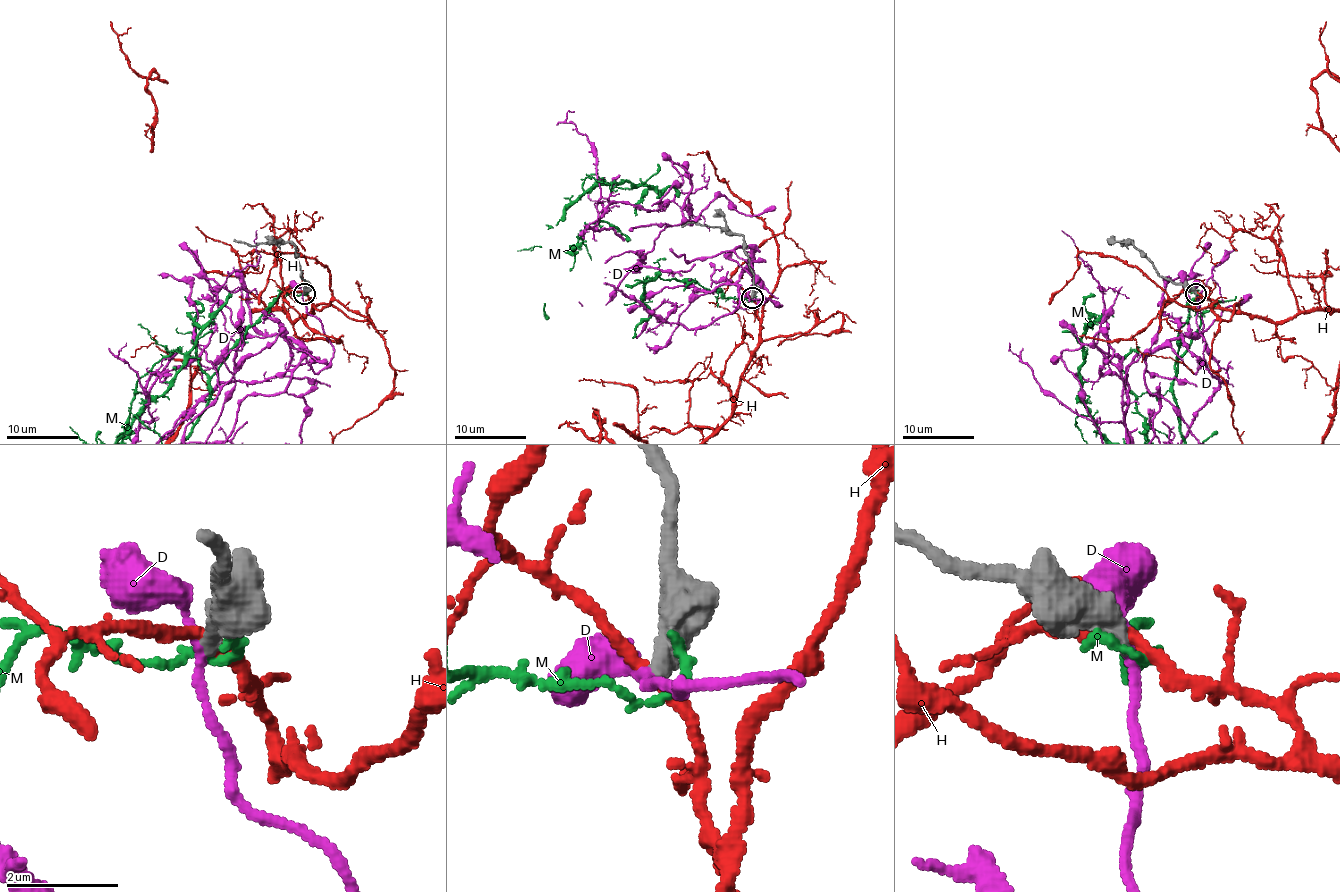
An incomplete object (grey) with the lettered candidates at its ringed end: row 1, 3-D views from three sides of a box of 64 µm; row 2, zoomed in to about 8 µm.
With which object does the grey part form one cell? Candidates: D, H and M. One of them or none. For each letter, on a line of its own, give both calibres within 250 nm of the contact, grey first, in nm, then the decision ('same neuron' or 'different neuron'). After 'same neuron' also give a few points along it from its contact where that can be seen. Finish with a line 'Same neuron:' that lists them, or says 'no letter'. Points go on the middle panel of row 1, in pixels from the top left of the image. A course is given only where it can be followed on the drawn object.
D: calibres 460 and 190 nm; different neuron
H: calibres 500 and 200 nm; different neuron
M: calibres 700 and 170 nm; different neuron
Same neuron: no letter

